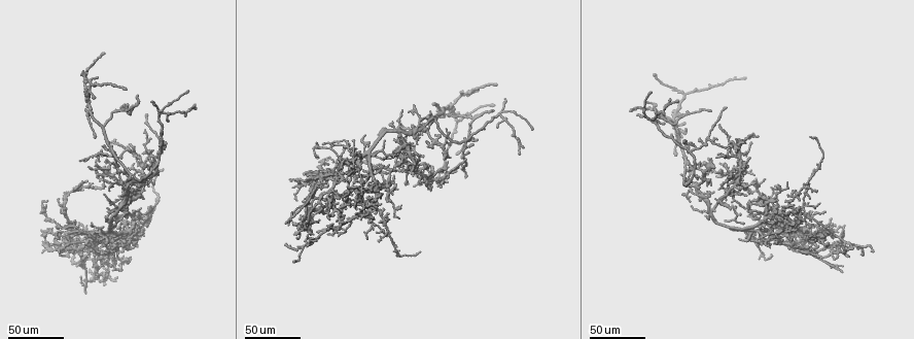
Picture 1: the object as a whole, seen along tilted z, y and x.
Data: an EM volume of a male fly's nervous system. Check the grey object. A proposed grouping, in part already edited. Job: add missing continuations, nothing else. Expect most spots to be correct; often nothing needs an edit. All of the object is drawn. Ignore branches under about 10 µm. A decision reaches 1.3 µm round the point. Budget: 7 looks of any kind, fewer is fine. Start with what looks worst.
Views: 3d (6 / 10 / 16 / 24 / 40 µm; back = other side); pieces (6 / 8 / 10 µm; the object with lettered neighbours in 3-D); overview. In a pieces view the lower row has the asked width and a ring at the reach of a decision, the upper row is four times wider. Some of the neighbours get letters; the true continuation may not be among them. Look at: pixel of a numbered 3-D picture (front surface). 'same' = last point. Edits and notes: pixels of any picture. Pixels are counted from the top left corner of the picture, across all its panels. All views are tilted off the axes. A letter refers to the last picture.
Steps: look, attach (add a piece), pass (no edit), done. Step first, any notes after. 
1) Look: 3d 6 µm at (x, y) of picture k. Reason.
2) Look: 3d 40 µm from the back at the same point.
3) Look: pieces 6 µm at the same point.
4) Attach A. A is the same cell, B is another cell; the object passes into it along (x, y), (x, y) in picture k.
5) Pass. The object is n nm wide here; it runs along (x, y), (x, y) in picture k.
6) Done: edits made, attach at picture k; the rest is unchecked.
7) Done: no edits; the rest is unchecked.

Look: 3d 24 µm at (716, 176) of picture 1.

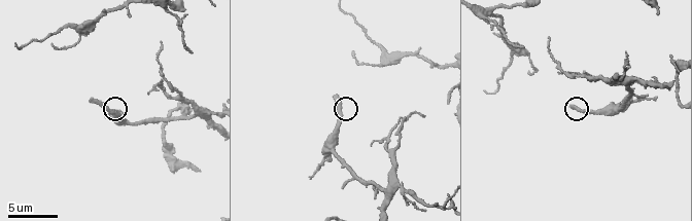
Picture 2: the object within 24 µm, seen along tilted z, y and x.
Look: 3d 6 µm at (570, 108) of picture 2. Closer look.

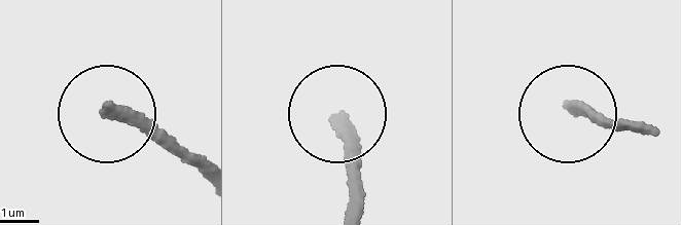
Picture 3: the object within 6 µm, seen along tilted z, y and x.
Look: pieces 6 µm at (339, 118) of picture 3.

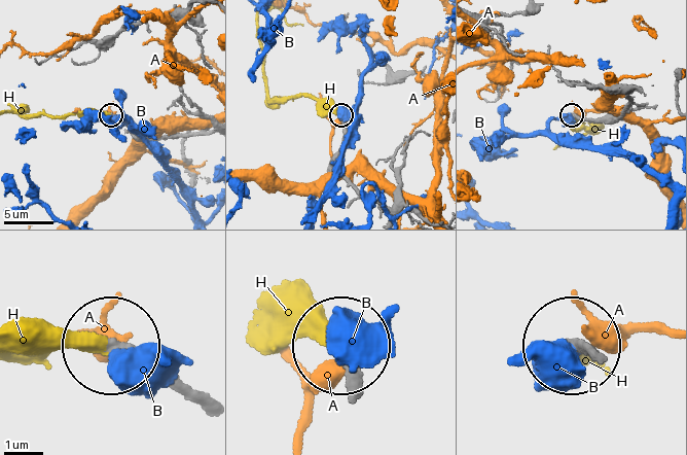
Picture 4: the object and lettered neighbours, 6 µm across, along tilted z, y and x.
Attach H. H is the same cell, A and B are other cells; it goes on there.

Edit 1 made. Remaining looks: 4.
Look: overview.

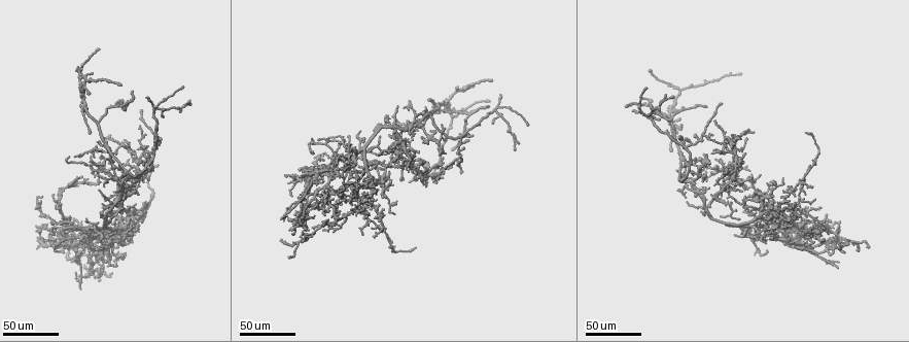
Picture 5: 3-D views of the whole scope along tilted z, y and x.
Look: 3d 40 µm at (459, 132) of picture 5. Branch stops here.

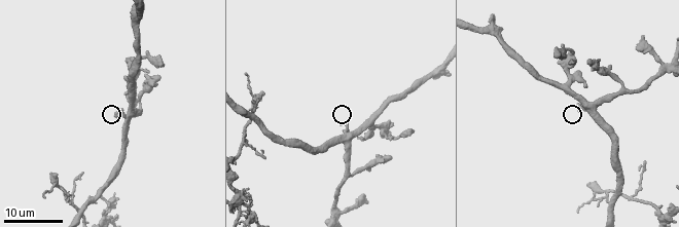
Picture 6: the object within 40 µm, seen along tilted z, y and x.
Look: pieces 6 µm at (582, 112) of picture 6.

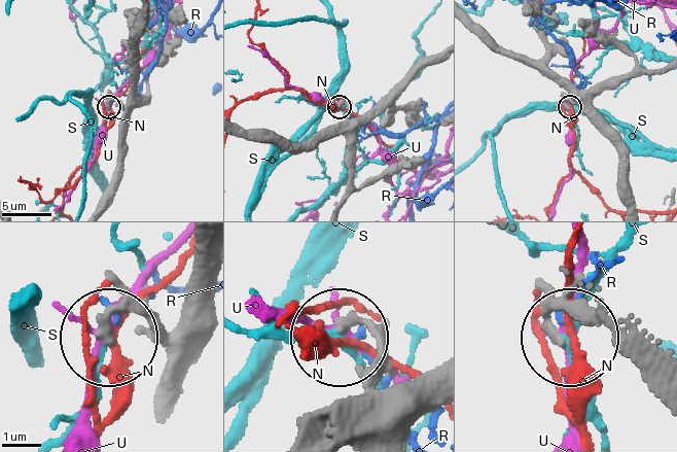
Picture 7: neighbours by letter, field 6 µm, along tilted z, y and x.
Pass. N, R, S and U are other cells; it runs along (323, 418), (360, 391), (379, 349), (370, 332), (350, 327) in picture 7; none of them fits.

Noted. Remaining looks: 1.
Done: edits made, attach at picture 4; the rest is unchecked.

